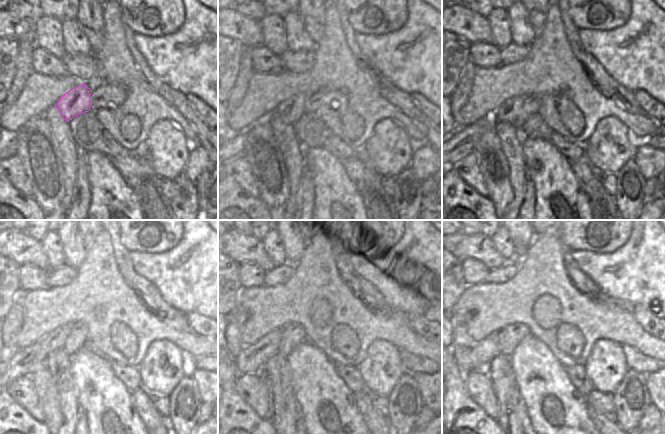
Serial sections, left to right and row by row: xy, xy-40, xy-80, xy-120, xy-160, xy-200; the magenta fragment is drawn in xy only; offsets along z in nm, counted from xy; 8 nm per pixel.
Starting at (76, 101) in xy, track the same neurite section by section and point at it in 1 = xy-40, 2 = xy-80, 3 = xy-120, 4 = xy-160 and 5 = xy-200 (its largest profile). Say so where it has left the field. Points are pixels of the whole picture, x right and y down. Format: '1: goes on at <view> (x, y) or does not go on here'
1: goes on at xy-40 (290, 109)
2: goes on at xy-80 (509, 111)
3: goes on at xy-120 (54, 340)
4: goes on at xy-160 (259, 353)
5: goes on at xy-200 (483, 352)

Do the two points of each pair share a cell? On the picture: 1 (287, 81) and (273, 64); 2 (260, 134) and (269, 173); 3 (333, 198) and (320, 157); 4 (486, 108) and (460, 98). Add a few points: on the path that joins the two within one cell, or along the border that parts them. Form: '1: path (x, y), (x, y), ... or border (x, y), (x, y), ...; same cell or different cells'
1: border (283, 69), (278, 73), (256, 72); different cells
2: path (261, 144), (261, 150), (266, 163); same cell
3: path (332, 188), (328, 173), (324, 167); same cell
4: border (473, 77), (471, 92), (455, 120); different cells

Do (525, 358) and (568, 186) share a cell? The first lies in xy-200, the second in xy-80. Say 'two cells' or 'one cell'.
one cell

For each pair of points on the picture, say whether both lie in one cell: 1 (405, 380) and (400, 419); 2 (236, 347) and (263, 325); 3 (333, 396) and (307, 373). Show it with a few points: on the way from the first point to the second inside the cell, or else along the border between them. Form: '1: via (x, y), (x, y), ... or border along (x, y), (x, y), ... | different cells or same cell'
1: via (401, 390), (401, 409) | same cell
2: border along (246, 319), (242, 327), (243, 346) | different cells
3: via (327, 392), (313, 379) | same cell

